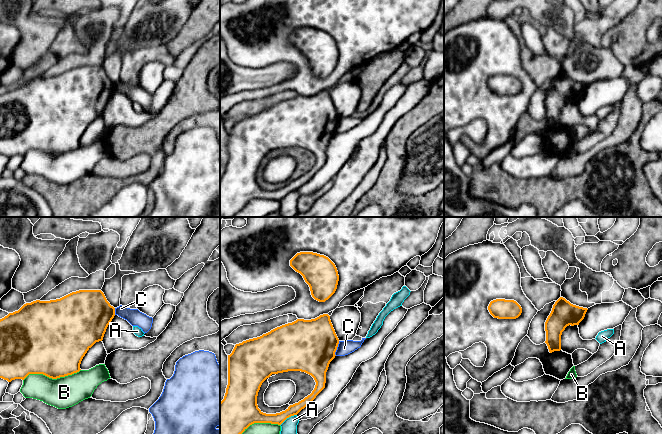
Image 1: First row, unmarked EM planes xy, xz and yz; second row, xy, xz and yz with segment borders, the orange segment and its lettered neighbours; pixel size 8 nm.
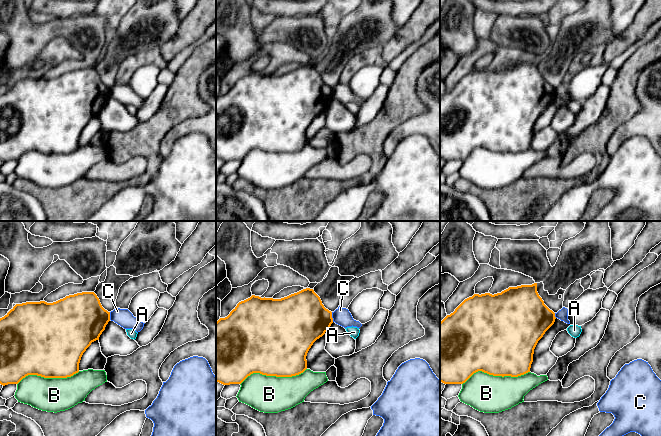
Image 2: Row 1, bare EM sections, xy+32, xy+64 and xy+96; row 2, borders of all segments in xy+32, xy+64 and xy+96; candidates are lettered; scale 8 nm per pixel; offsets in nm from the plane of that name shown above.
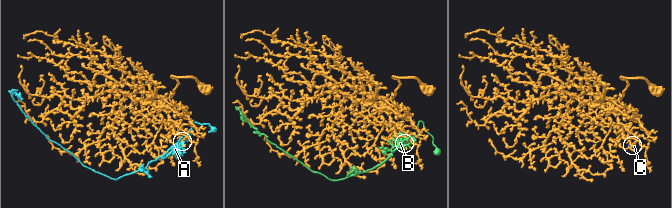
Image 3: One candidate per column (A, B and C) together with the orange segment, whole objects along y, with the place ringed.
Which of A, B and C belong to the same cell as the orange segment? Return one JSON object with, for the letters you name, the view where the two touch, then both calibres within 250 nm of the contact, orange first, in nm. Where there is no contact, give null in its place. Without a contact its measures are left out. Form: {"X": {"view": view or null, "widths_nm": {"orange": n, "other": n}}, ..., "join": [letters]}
{"join": []}

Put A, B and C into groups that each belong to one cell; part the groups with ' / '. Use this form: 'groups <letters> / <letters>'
groups A / B / C

